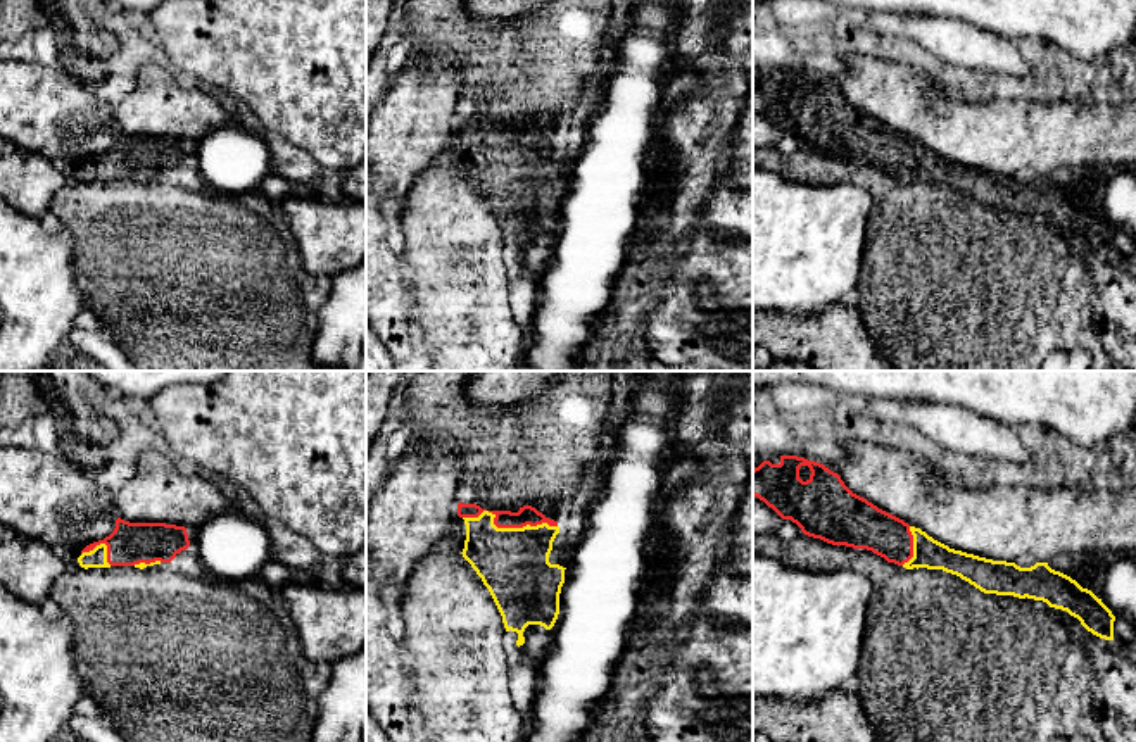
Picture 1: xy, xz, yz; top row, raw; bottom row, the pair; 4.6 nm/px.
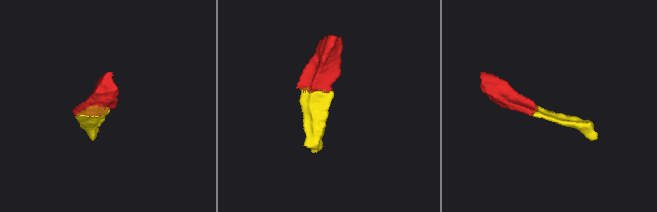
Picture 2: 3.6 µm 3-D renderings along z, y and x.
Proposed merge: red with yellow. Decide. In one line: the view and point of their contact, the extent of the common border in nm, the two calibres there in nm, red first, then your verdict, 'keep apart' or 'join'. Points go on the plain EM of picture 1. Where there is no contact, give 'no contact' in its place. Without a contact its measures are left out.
contact xz (506, 140); length 440 nm; calibres 90 and 340 nm; join

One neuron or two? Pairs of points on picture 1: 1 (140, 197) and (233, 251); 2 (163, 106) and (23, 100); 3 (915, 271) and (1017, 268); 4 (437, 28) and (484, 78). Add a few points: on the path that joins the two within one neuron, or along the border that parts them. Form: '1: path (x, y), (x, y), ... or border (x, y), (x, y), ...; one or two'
1: path (163, 220), (194, 251), (211, 251); one
2: border (138, 68), (133, 90), (114, 114), (116, 130); two
3: path (941, 271), (991, 271); one
4: path (449, 40), (475, 66); one

